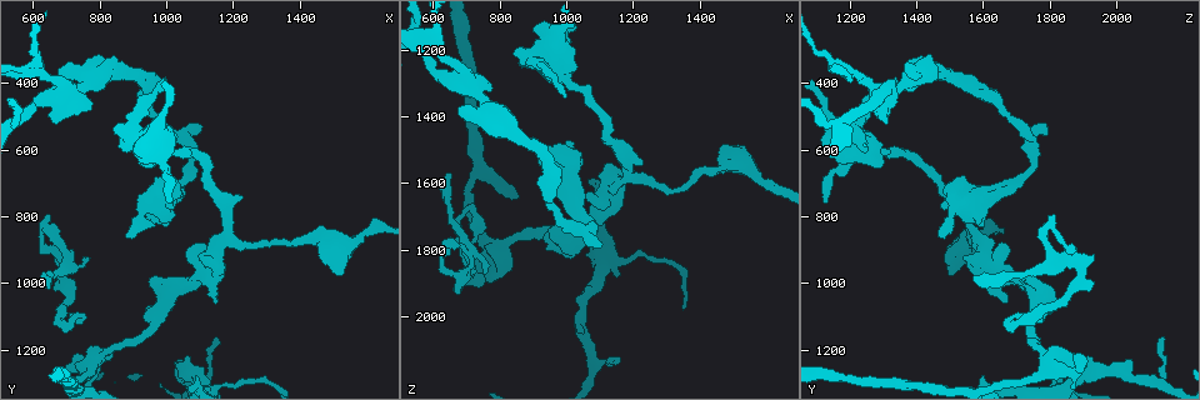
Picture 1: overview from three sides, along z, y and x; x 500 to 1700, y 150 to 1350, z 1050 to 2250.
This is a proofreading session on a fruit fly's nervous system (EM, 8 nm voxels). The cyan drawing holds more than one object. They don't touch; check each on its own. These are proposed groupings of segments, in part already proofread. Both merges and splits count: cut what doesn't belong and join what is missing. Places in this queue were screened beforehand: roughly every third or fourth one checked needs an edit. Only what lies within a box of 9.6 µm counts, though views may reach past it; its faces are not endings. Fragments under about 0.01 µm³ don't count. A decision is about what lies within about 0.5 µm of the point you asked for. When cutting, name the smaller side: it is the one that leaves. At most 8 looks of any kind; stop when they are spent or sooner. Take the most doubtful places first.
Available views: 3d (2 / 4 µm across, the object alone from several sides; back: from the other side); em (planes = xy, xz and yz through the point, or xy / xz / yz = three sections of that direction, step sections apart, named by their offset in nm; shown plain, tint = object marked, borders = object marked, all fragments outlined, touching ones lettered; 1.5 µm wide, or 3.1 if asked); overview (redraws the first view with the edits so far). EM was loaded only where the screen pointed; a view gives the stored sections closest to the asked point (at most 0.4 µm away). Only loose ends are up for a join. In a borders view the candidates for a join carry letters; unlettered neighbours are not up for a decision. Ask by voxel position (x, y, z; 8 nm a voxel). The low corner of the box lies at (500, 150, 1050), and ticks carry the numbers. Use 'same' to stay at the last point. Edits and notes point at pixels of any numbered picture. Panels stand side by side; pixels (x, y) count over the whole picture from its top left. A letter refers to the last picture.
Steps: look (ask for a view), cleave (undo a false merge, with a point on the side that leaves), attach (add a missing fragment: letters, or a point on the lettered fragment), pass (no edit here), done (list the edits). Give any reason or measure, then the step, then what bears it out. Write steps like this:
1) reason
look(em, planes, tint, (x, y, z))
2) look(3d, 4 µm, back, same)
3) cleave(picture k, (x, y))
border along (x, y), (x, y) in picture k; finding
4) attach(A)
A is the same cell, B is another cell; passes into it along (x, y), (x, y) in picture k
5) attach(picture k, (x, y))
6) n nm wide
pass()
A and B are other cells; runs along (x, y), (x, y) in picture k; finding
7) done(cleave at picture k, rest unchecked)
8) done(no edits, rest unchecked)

sharp bend
look(em, planes, plain, (710, 1120, 1670))

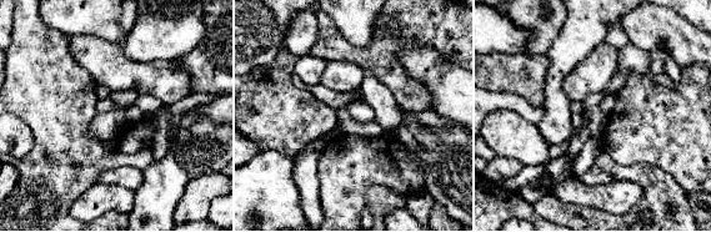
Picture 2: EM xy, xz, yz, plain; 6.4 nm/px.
where the object lies
look(em, planes, tint, same)

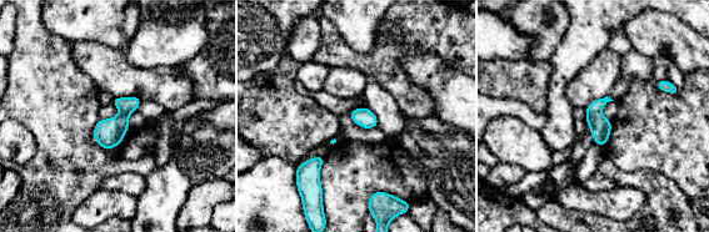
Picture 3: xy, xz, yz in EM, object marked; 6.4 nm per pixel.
look(em, planes, borders, same)

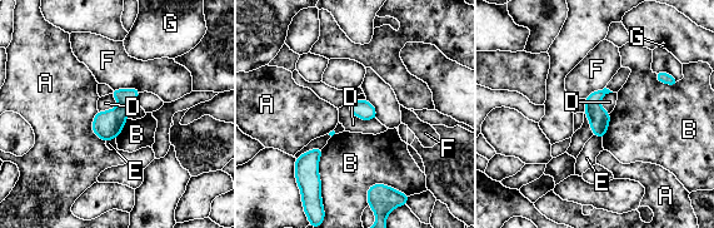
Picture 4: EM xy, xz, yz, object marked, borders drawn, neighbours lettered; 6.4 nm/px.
pass()
A, B, D, E, F and G are other cells; border along (348, 105), (356, 117), (375, 119) in picture 4; one neuron here

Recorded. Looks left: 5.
an open end
look(em, planes, borders, (1010, 760, 1120))

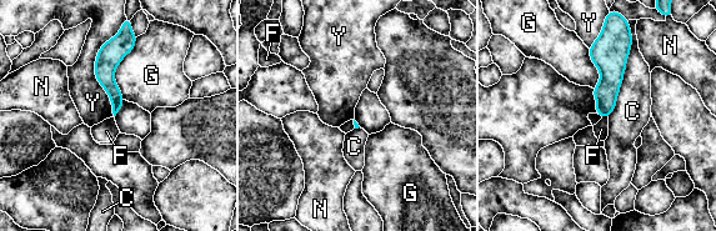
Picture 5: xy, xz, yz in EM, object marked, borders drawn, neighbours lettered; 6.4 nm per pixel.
pass()
C, F, G, N and Y are other cells; runs along (131, 44), (109, 64), (115, 109) in picture 5; none of them fits

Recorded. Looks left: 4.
touches itself
look(em, planes, tint, (620, 870, 1820))

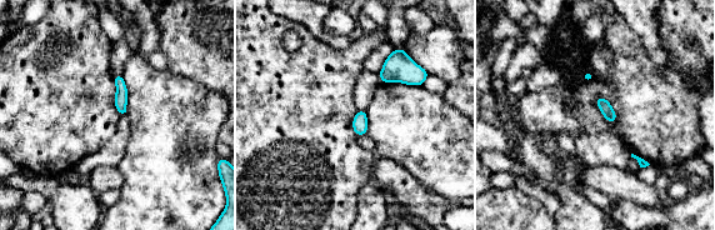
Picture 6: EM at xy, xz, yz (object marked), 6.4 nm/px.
what lies round it
look(em, planes, borders, same)

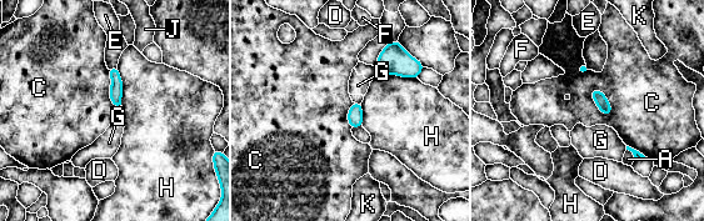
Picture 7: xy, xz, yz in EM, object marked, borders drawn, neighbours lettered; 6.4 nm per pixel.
80 nm wide
pass()
A, C, D, E, F, G, H, J and K are other cells; border along (593, 88), (595, 105), (609, 115) in picture 7; all the same neuron

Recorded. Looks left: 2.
done(no edits, rest unchecked)

